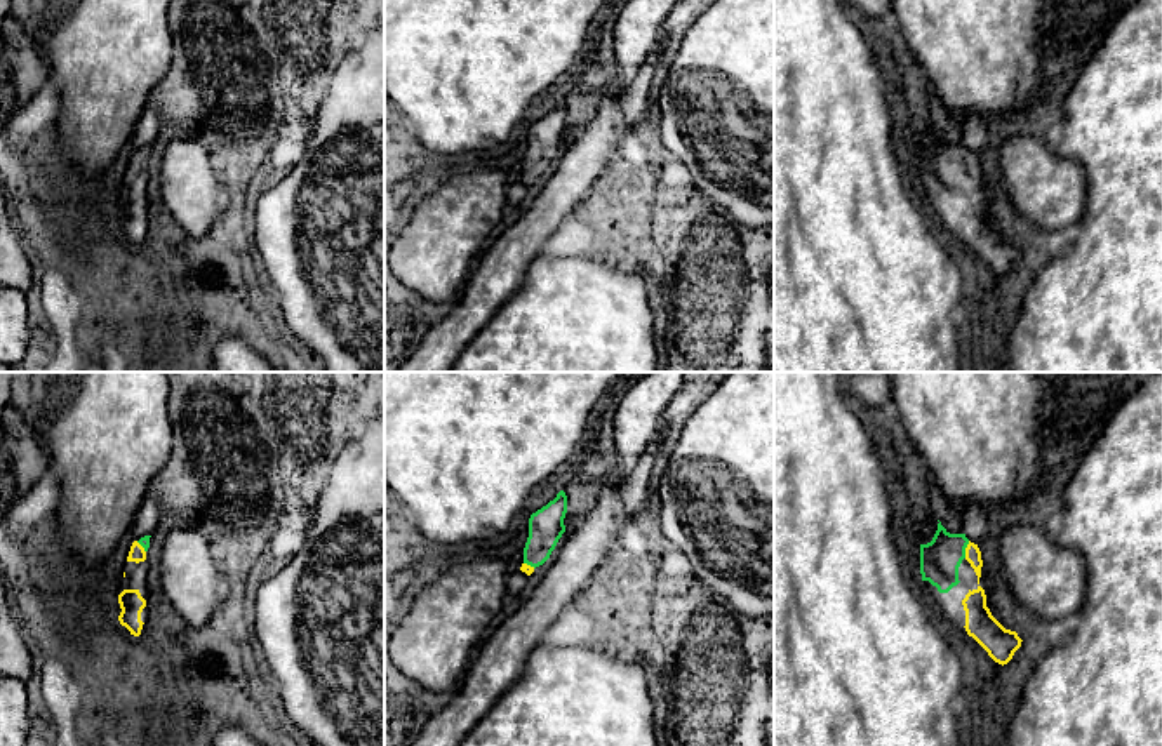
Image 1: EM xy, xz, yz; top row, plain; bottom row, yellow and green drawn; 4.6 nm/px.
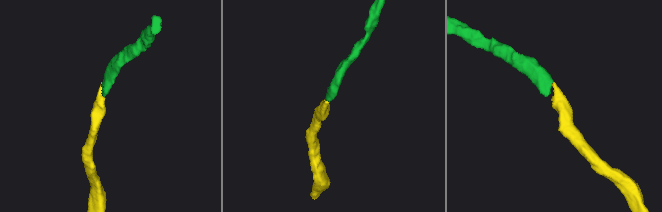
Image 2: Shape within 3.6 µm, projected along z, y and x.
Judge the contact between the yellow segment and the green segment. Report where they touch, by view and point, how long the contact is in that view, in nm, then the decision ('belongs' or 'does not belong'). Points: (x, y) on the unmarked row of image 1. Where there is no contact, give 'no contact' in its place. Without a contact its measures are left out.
contact yz (966, 160); length 80 nm; belongs

